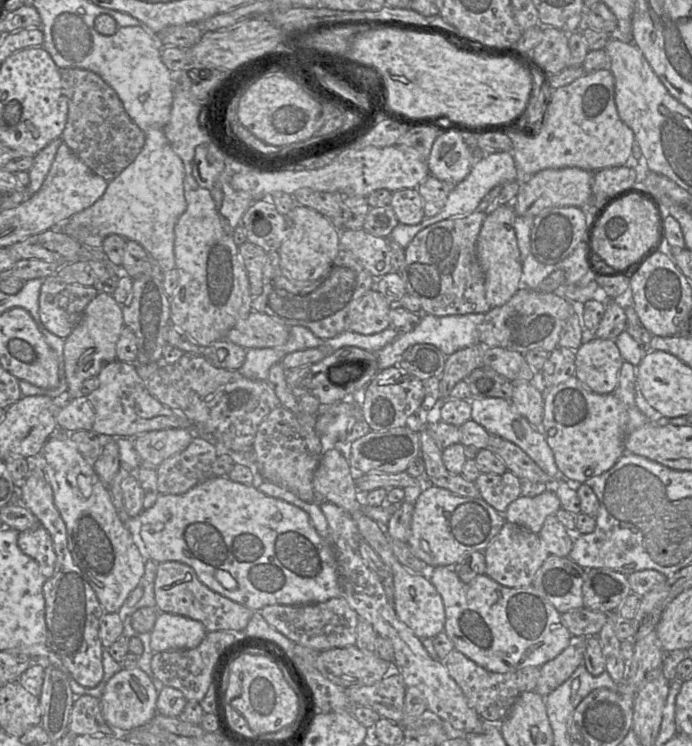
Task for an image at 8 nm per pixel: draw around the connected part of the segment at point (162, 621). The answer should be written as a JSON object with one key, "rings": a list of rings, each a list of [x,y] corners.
{"rings":[[[159,612],[151,630],[153,652],[184,650],[197,647],[207,631],[199,621],[178,614]]]}

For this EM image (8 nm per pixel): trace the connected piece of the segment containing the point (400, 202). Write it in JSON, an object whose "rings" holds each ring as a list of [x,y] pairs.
{"rings":[[[404,188],[392,192],[390,205],[399,223],[415,225],[426,218],[424,201],[417,188]]]}

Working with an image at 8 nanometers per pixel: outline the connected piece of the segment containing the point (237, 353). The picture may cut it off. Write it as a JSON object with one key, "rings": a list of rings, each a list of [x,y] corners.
{"rings":[[[223,339],[201,349],[201,355],[215,368],[238,370],[243,365],[247,349]]]}

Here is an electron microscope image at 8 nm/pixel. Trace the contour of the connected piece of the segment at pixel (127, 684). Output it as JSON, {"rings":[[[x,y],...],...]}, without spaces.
{"rings":[[[139,667],[125,669],[111,677],[100,697],[103,718],[119,730],[131,730],[149,722],[157,713],[158,692],[151,679]]]}

